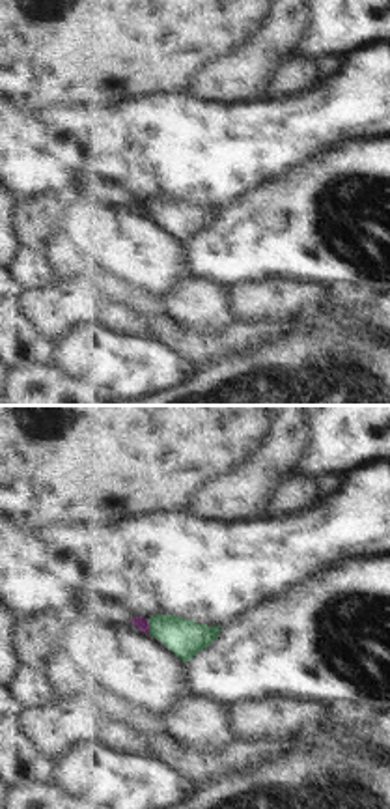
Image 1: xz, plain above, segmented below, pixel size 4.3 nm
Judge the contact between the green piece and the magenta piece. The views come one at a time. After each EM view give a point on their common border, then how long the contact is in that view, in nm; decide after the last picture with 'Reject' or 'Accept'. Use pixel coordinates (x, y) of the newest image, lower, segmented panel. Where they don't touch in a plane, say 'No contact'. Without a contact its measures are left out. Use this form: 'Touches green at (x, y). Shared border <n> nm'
Touches green at (150, 626). Shared border 70 nm

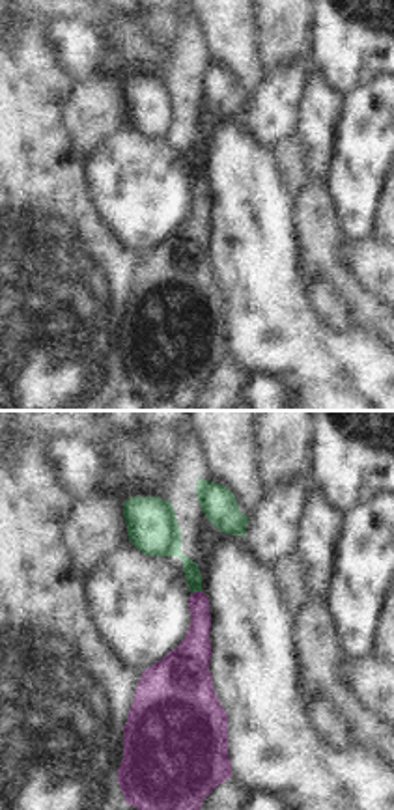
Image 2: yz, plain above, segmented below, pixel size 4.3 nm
Touches green at (195, 590). Shared border 50 nm

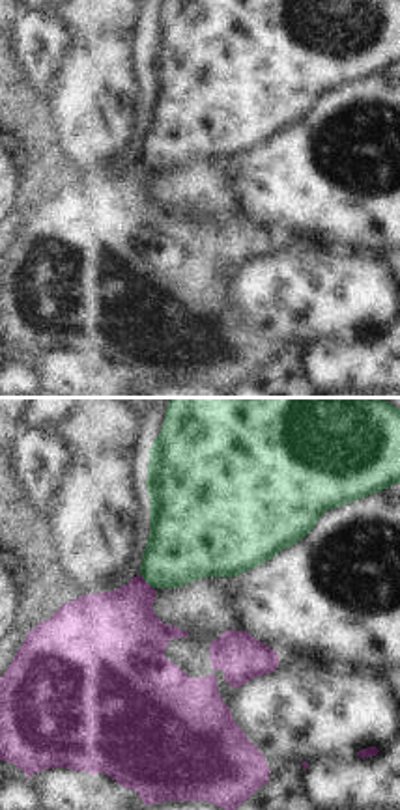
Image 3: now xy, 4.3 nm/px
Touches green at (146, 581). Shared border 90 nm

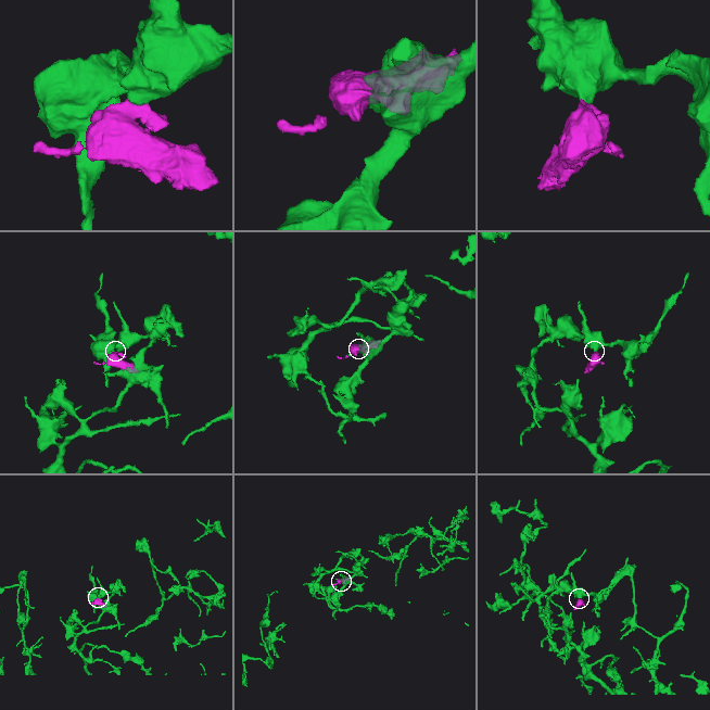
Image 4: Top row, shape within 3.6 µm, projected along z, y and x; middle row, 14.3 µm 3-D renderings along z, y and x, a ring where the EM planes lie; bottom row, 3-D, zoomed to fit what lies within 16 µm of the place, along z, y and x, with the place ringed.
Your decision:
Reject

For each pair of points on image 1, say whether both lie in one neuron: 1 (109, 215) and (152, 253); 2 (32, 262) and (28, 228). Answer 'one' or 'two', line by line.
1: one
2: two

